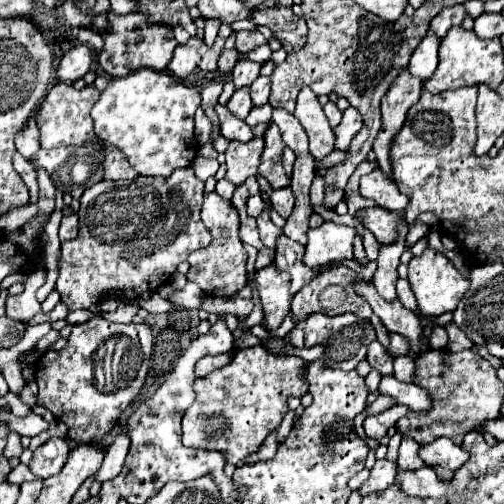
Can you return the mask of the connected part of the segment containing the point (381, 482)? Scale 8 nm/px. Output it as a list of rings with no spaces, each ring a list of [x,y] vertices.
[[[378,459],[374,469],[372,469],[372,475],[368,481],[364,481],[364,485],[358,489],[358,493],[362,497],[370,495],[370,493],[378,493],[378,491],[384,491],[386,487],[390,487],[394,483],[394,475],[396,475],[396,465],[386,461],[386,459]]]

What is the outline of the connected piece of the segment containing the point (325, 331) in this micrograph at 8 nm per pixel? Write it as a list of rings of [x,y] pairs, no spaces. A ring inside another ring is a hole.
[[[314,313],[308,317],[306,321],[306,329],[304,329],[304,347],[314,347],[314,345],[324,345],[326,355],[324,355],[324,363],[330,369],[356,369],[356,365],[366,359],[366,351],[368,351],[368,343],[372,343],[376,339],[376,331],[372,327],[370,321],[366,319],[358,319],[352,313],[346,315],[338,315],[338,317],[328,317],[322,313]]]

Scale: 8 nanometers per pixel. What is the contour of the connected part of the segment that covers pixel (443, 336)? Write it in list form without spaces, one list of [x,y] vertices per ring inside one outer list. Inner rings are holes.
[[[435,326],[429,339],[431,348],[444,349],[447,346],[448,335],[446,329],[441,326]]]

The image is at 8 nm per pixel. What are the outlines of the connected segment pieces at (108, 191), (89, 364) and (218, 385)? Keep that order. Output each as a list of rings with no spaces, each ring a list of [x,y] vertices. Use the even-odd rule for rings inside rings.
[[[190,167],[176,169],[170,179],[164,177],[138,177],[130,183],[118,181],[100,181],[84,191],[80,199],[80,233],[76,239],[62,243],[60,261],[58,261],[58,281],[56,291],[62,297],[62,303],[68,305],[68,311],[90,309],[100,303],[104,297],[118,297],[124,301],[134,301],[148,291],[156,291],[172,279],[176,267],[188,259],[196,249],[210,245],[212,235],[200,219],[204,195],[204,181],[196,179]]]
[[[92,317],[86,323],[74,325],[68,337],[68,345],[60,351],[46,351],[38,361],[38,405],[48,407],[56,419],[68,427],[68,437],[76,443],[98,443],[106,433],[114,429],[124,409],[140,393],[150,369],[152,355],[152,331],[146,323],[122,325],[110,323],[102,317]]]
[[[262,345],[236,351],[228,367],[212,371],[210,375],[194,381],[196,401],[192,403],[192,407],[186,409],[182,417],[184,445],[192,449],[218,451],[224,455],[226,463],[240,467],[242,459],[250,453],[256,453],[266,441],[266,437],[280,427],[284,415],[288,413],[288,397],[302,397],[308,391],[308,383],[300,377],[302,367],[304,367],[304,361],[300,357],[278,357],[266,351]]]

